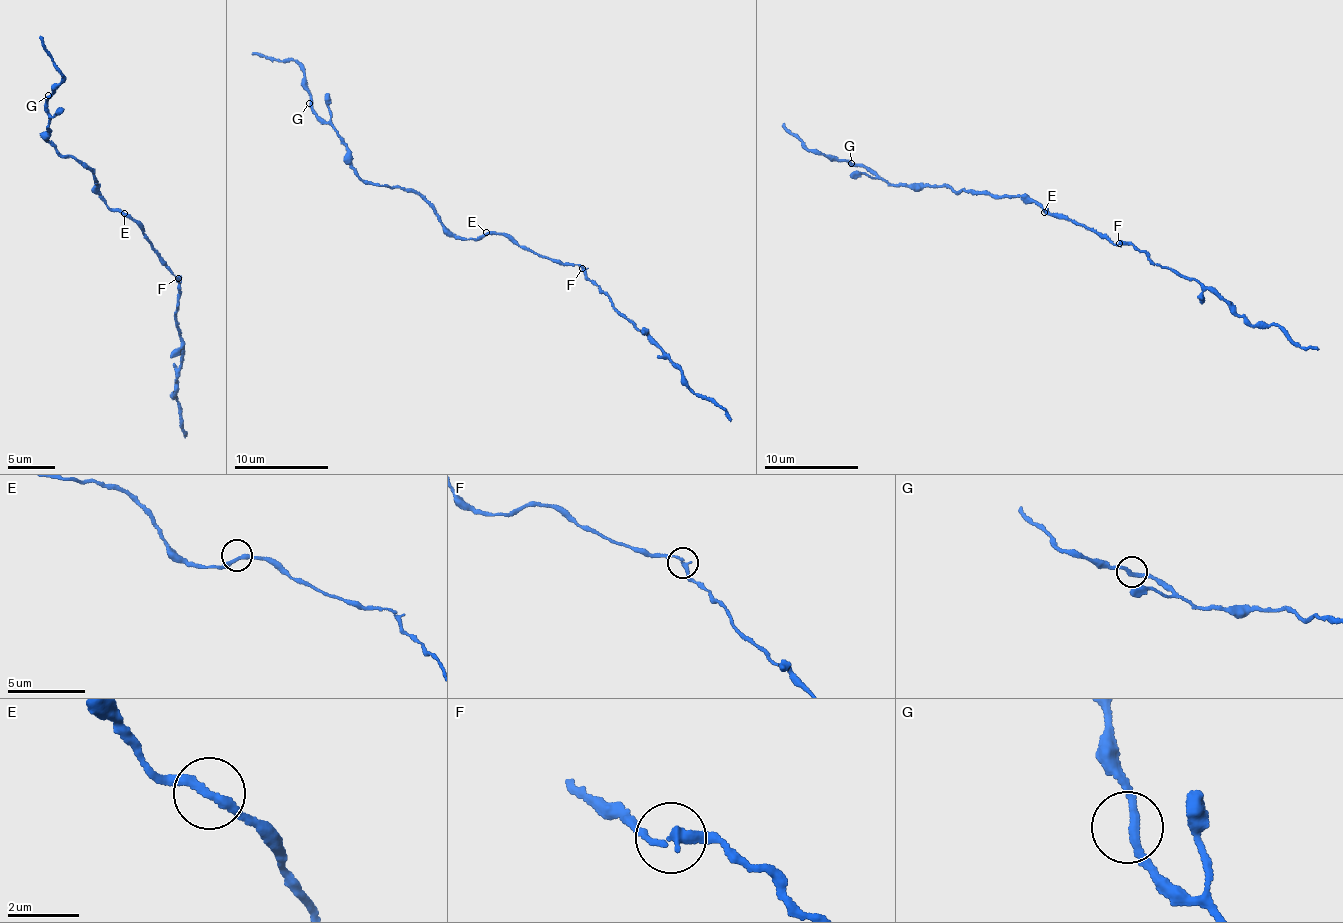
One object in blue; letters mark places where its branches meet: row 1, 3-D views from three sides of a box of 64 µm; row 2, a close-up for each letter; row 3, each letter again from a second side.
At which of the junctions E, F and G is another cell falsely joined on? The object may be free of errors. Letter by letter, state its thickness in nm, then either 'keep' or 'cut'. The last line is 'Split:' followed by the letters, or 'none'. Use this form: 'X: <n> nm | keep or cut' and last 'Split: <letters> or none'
E: 240 nm | keep
F: 240 nm | keep
G: 240 nm | keep
Split: none

